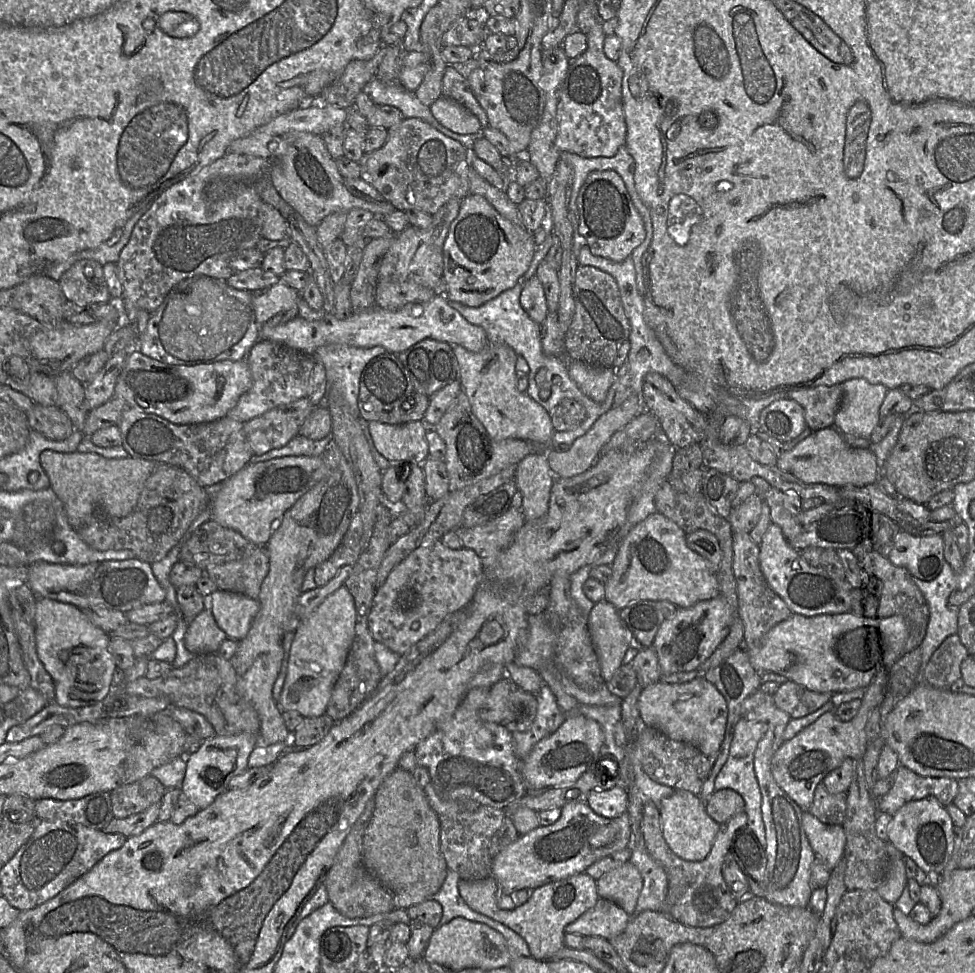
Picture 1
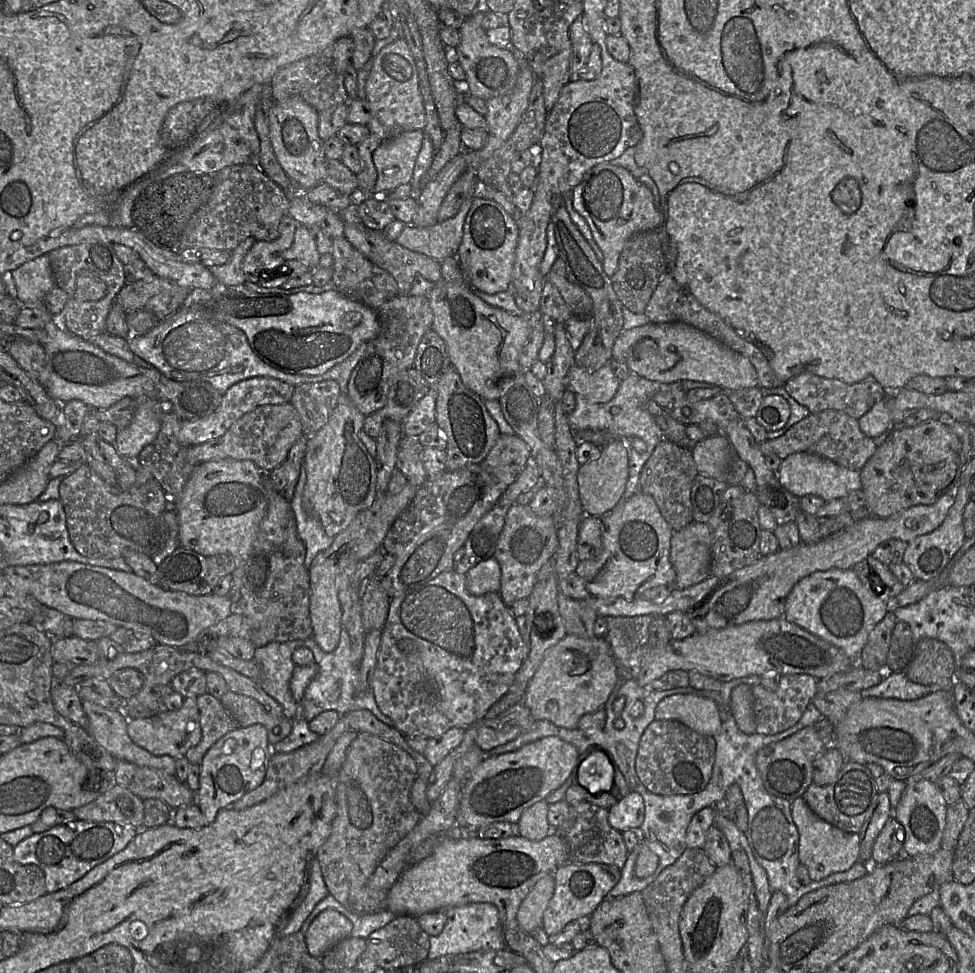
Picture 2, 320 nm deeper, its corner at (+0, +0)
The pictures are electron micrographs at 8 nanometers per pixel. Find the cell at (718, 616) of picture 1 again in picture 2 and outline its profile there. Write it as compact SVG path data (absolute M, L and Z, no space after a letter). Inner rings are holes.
M956 489L942 495L931 505L912 506L889 518L868 516L857 519L838 536L822 538L812 544L801 542L792 549L779 549L770 555L761 556L756 562L719 579L704 600L687 612L695 632L704 633L710 629L783 616L786 598L799 580L816 571L852 569L860 561L872 556L874 550L887 540L909 542L931 533L943 523L955 498Z

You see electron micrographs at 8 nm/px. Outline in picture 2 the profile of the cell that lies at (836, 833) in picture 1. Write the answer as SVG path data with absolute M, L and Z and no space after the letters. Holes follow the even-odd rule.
M802 797L792 801L792 819L799 834L799 861L808 869L812 881L849 870L859 861L860 833L848 833L818 817Z

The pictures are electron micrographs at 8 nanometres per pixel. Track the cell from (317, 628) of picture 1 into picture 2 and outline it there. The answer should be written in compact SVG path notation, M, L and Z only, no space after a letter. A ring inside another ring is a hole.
M261 724L238 727L210 747L200 765L199 789L196 792L196 804L205 817L206 825L216 819L221 809L231 807L263 783L272 752L267 729Z

